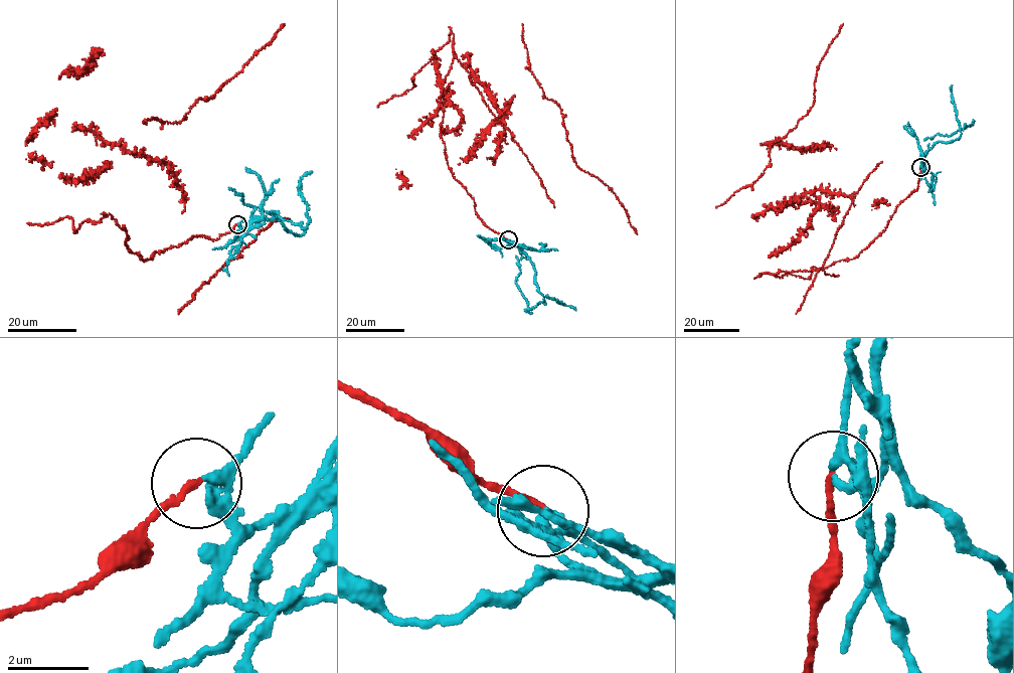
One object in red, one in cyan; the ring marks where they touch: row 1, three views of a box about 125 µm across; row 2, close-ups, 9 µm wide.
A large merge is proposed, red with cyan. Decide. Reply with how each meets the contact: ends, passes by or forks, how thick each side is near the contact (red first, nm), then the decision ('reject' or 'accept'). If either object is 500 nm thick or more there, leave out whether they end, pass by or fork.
red ends | cyan passes by | 160/220 nm | reject

